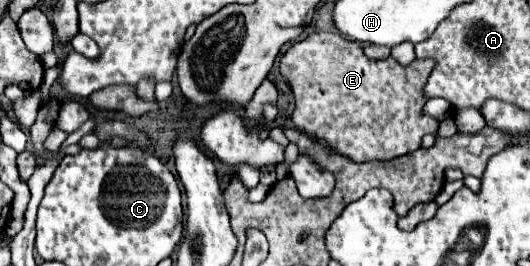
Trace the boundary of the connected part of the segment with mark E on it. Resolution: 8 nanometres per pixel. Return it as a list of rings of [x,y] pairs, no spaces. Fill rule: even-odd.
[[[315,32],[309,38],[295,42],[279,62],[279,70],[289,80],[295,94],[295,110],[291,116],[293,126],[307,136],[325,140],[333,152],[341,152],[357,162],[391,160],[415,152],[425,134],[437,134],[439,120],[421,114],[421,108],[427,102],[423,86],[431,68],[433,60],[413,60],[409,66],[401,66],[391,56],[385,60],[369,60],[357,42],[345,40],[335,32]]]

